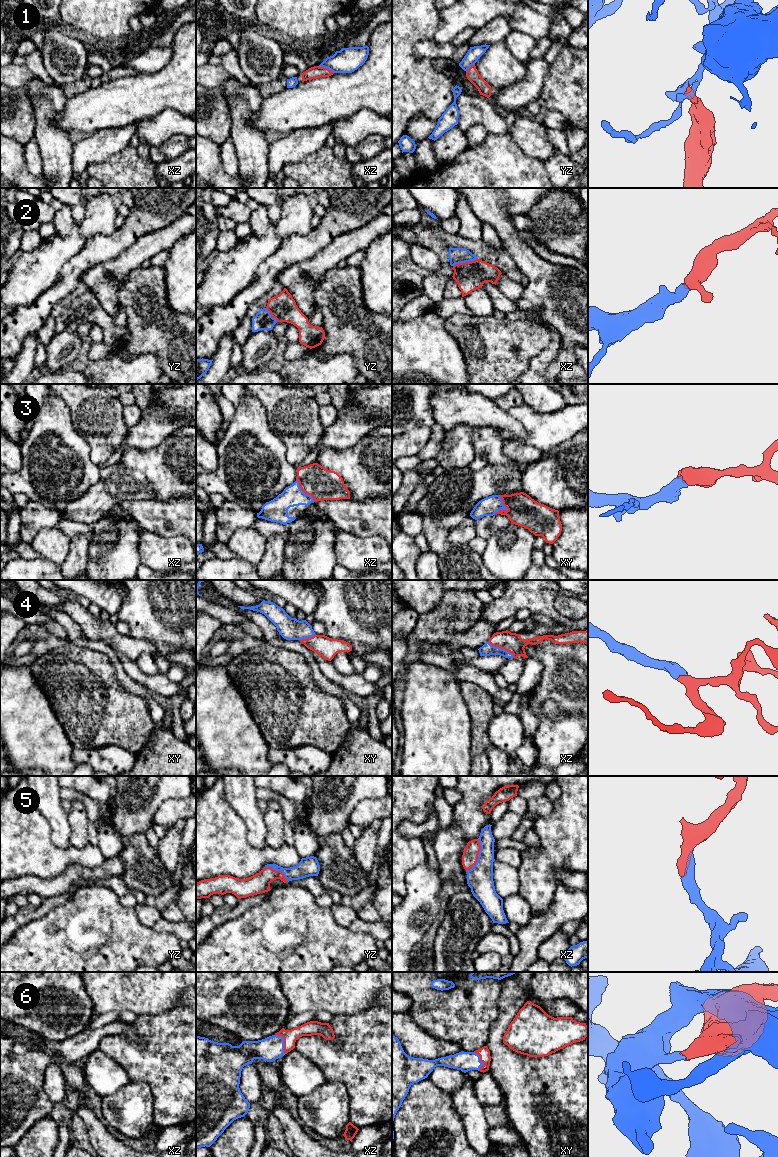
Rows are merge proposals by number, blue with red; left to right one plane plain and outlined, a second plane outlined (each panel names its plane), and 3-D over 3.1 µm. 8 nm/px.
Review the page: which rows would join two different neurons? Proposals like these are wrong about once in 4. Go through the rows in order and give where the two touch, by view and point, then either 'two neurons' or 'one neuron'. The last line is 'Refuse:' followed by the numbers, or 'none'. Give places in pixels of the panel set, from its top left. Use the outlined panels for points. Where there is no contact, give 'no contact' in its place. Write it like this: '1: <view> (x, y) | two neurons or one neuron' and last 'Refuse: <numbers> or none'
1: xz (326, 67) | two neurons
2: xz (465, 261) | one neuron
3: xy (506, 508) | one neuron
4: xz (502, 649) | one neuron
5: xz (478, 855) | one neuron
6: xz (283, 1042) | one neuron
Refuse: 1

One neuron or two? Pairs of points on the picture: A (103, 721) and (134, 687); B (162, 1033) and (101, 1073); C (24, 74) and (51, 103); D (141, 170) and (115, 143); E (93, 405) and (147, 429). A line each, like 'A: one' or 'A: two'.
A: two
B: two
C: two
D: two
E: two

